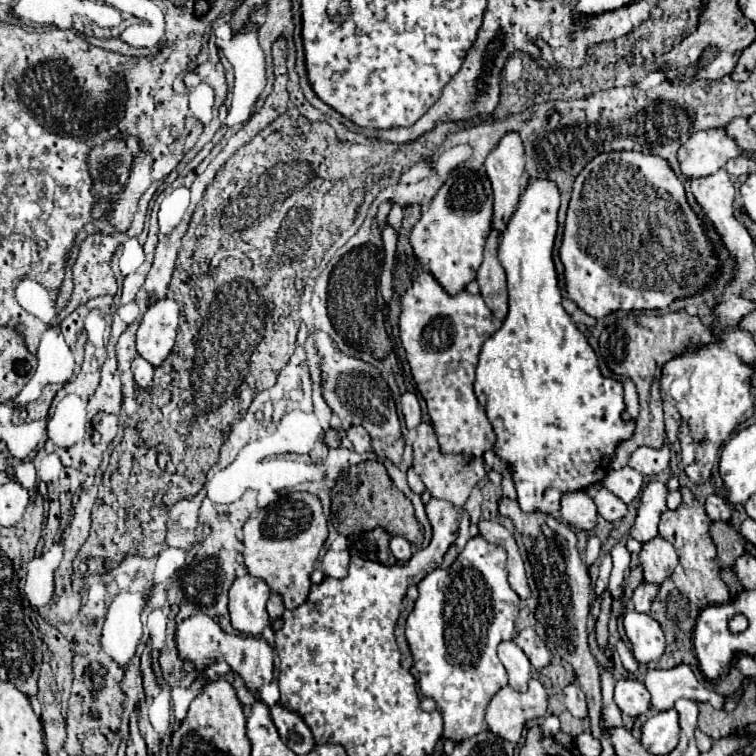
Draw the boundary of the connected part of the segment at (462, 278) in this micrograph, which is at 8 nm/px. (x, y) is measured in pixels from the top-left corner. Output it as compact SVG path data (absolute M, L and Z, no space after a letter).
M456 168L412 228L410 242L416 258L448 294L462 292L476 278L484 242L492 230L492 200L492 186L484 170Z

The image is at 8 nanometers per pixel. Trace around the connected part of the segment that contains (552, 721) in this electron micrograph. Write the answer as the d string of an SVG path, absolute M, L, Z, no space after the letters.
M546 716L546 718L542 720L540 728L542 728L542 736L544 736L544 738L552 738L552 736L554 736L554 732L556 732L556 730L560 730L558 716Z

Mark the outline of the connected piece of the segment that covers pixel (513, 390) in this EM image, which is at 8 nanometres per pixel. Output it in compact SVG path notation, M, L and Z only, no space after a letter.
M532 180L520 194L518 206L502 234L498 260L506 270L510 312L502 328L492 334L480 352L474 392L496 432L496 454L508 462L518 490L522 510L542 510L554 514L560 508L560 496L570 490L584 490L606 476L616 446L630 438L634 422L624 422L622 384L600 376L598 358L586 336L576 328L562 308L562 294L554 266L554 242L558 232L560 192L554 180Z

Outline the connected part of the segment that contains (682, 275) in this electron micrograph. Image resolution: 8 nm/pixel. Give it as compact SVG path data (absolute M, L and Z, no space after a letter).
M636 150L602 152L578 174L568 206L560 258L566 270L568 298L592 318L604 318L618 310L664 310L674 300L698 296L708 282L714 282L714 272L722 270L714 244L690 208L684 186L668 160Z

